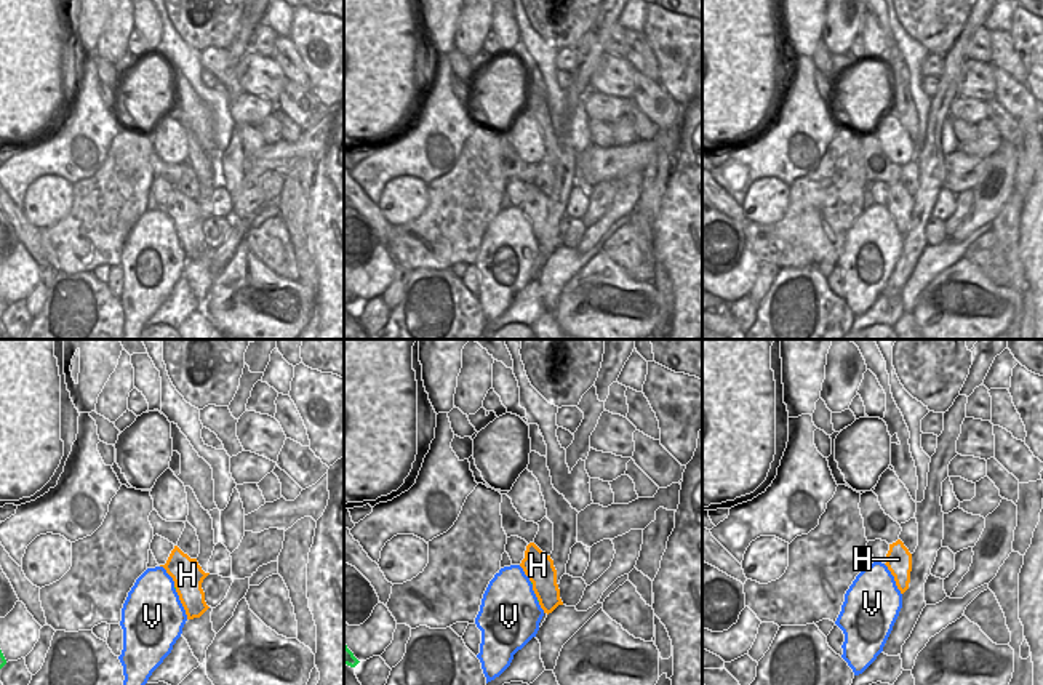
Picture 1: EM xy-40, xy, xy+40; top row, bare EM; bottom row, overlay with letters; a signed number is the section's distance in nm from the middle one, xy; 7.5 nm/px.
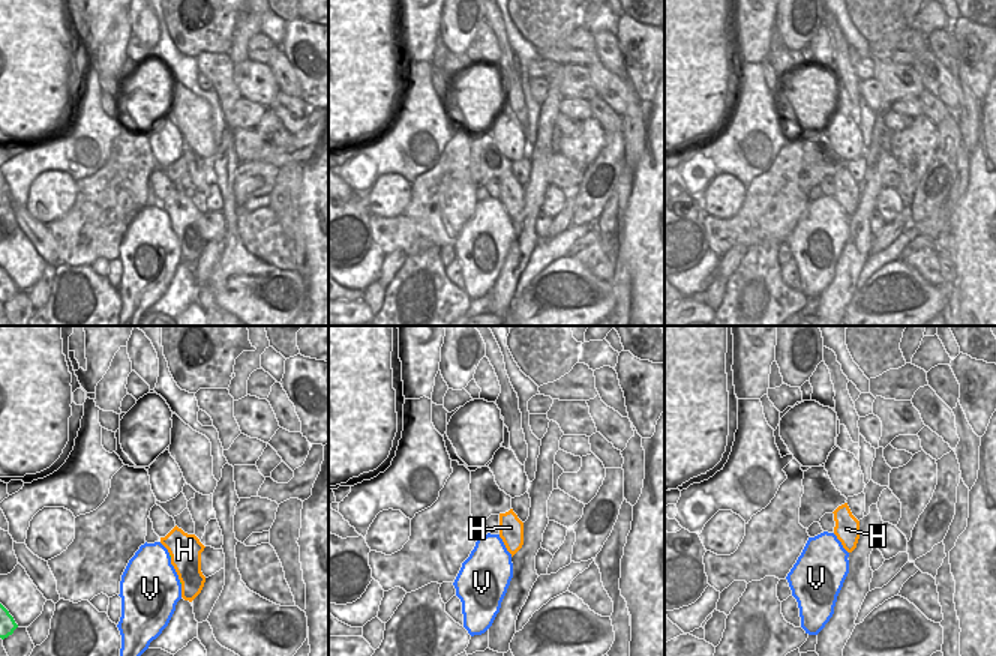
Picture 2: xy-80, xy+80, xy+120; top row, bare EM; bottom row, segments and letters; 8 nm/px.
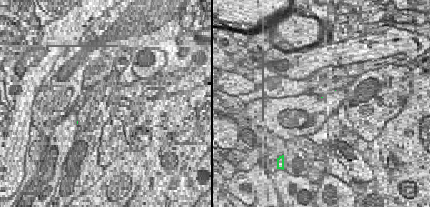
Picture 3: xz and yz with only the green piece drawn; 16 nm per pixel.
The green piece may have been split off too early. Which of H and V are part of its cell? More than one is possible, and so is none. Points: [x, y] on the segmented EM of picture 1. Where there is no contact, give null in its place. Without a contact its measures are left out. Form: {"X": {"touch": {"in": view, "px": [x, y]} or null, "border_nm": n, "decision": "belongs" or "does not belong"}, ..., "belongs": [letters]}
{"H": {"touch": null, "decision": "does not belong"}, "V": {"touch": null, "decision": "belongs"}, "belongs": ["V"]}

